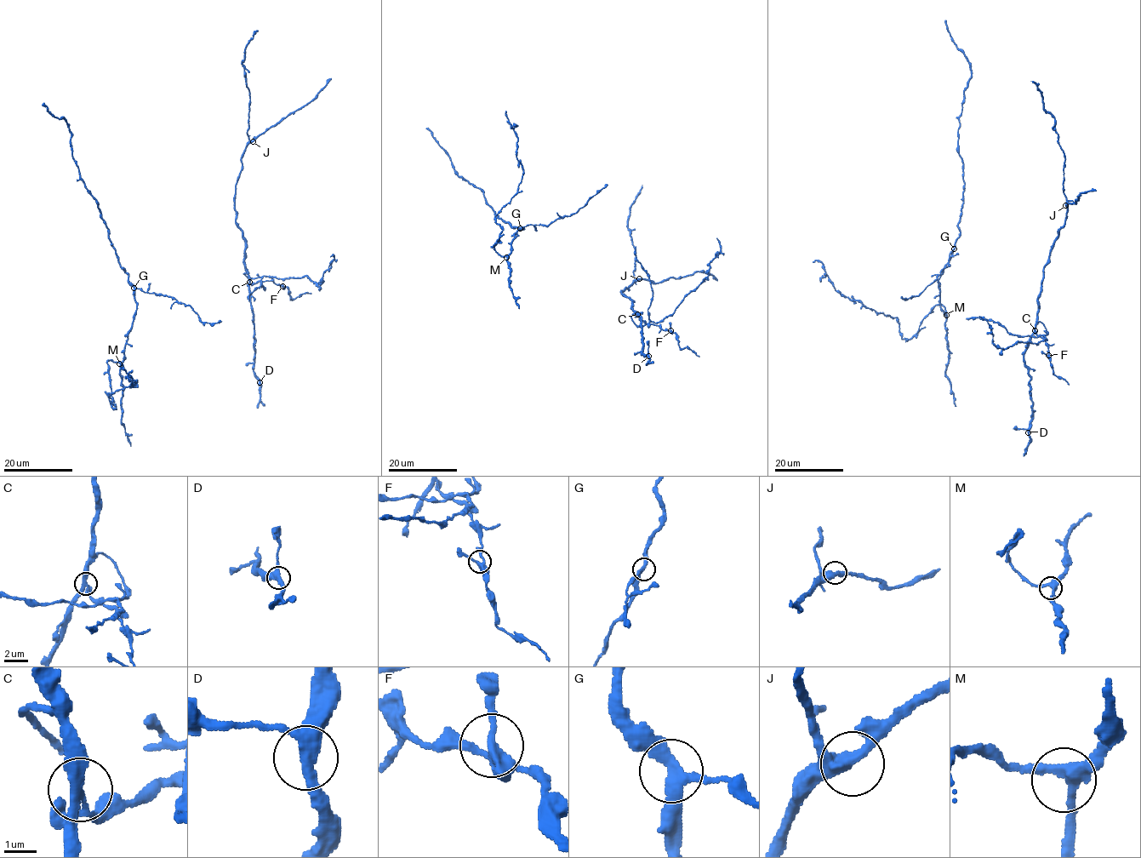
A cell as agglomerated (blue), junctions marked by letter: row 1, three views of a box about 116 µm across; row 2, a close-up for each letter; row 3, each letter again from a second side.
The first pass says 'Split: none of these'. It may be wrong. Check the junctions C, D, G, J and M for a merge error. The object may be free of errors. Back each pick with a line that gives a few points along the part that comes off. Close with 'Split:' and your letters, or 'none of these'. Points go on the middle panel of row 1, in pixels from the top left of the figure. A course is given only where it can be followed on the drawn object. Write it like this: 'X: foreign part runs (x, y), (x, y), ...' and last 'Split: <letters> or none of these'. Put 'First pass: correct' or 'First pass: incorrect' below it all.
C: foreign part runs (637, 314), (647, 323), (676, 334), (679, 346), (681, 349), (687, 346), (698, 357)
Split: C
First pass: incorrect

